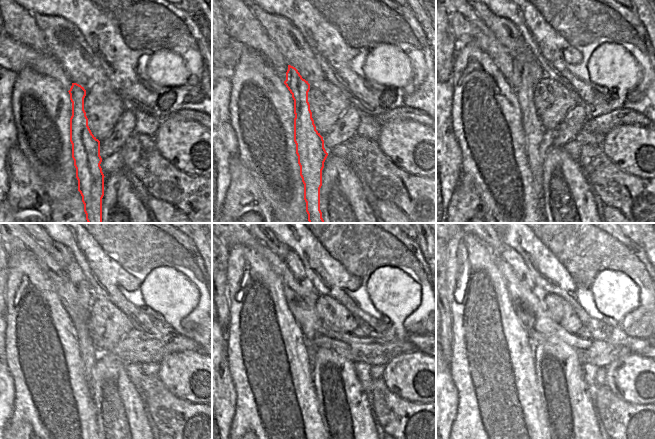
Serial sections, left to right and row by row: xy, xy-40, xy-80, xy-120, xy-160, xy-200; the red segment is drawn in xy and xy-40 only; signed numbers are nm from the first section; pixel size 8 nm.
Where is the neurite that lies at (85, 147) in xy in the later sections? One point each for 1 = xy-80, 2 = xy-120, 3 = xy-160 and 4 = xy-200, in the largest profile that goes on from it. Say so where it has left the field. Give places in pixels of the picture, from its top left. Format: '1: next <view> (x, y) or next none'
1: next xy-80 (527, 72)
2: next xy-120 (78, 313)
3: next xy-160 (292, 260)
4: next xy-200 (512, 257)

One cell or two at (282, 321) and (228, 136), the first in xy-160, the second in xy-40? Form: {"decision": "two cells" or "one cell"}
{"decision": "two cells"}

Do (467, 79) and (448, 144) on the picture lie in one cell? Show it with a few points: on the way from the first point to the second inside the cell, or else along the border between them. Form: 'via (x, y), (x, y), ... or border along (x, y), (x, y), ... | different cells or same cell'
border along (452, 105), (453, 135), (461, 151) | different cells

